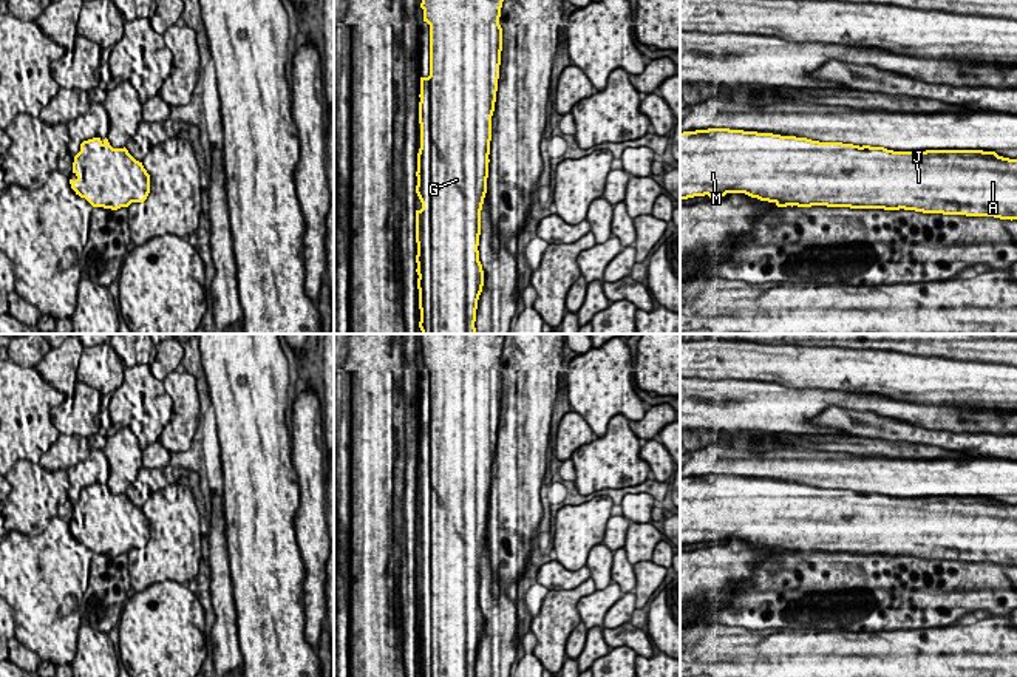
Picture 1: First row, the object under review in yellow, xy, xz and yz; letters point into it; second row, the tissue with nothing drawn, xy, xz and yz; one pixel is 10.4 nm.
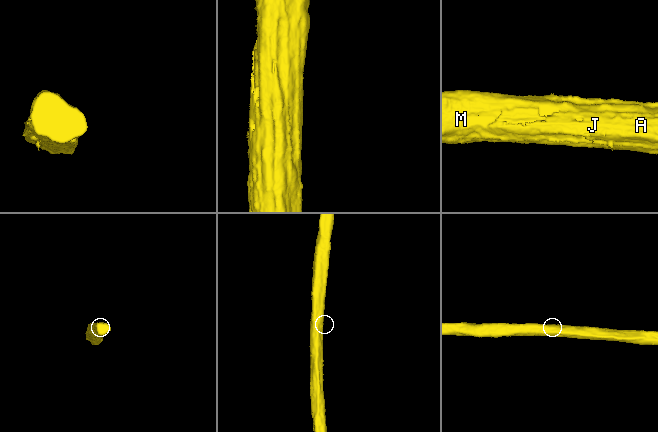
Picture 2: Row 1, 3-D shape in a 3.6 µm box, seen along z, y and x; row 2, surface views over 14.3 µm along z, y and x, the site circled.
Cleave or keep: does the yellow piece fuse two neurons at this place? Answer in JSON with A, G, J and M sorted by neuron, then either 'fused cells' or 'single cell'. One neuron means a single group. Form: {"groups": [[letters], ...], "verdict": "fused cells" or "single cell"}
{"groups": [["A", "G", "J", "M"]], "verdict": "single cell"}

